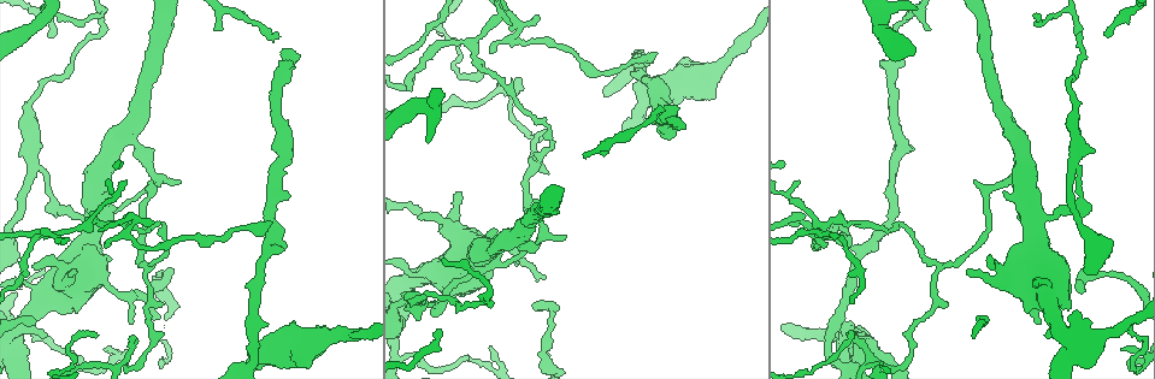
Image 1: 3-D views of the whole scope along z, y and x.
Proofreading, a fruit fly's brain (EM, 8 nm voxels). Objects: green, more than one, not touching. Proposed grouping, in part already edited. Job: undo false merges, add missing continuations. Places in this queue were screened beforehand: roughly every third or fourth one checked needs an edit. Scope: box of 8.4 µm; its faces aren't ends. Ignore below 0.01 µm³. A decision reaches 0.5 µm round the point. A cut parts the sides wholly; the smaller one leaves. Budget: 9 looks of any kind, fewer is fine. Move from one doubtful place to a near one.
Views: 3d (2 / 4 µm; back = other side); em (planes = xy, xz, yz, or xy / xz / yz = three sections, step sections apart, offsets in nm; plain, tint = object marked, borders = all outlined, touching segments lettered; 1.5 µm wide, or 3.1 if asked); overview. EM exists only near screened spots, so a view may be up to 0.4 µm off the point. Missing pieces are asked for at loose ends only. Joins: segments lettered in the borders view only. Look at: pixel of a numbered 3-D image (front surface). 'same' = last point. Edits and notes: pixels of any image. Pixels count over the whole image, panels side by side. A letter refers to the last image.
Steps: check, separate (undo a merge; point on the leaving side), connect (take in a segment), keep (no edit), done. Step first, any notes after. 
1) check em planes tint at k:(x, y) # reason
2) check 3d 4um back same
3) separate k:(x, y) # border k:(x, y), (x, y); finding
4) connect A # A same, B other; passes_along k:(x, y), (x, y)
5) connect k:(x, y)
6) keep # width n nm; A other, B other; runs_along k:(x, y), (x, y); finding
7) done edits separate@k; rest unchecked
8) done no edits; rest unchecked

check em planes plain at 1:(117, 291) # thick turns thin

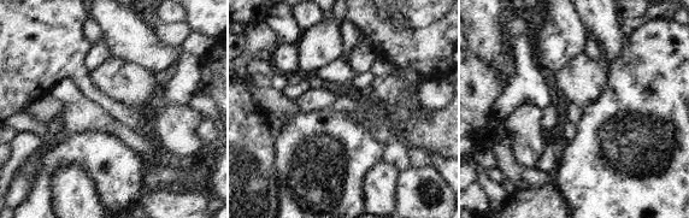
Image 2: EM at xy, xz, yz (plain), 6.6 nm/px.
check em planes borders same

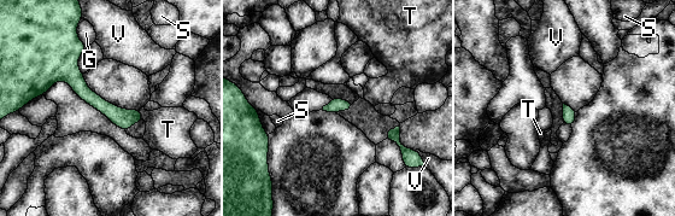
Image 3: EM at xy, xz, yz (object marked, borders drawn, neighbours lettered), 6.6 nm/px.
keep # longest_contact G 120 nm; G other, S other, T other, V other; border 3:(139, 110), (144, 120); continuous, no second neuron

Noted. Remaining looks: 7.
check em xy step 4 borders at 1:(1129, 320) # abrupt turn

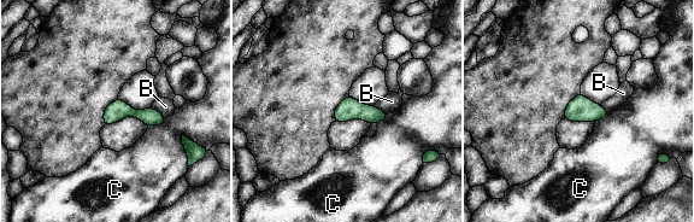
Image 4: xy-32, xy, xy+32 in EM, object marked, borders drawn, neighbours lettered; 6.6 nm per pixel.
keep # B other, C other; runs_along 4:(106, 115), (134, 112), (162, 121); all the same neuron

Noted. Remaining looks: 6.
check em planes borders at 1:(1033, 16) # free end

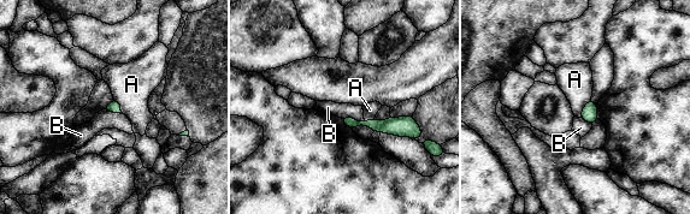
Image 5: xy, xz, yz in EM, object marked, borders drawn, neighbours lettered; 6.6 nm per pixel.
keep # A other, B other; runs_along 5:(346, 119), (375, 125), (413, 125); no lettered segment goes on from it

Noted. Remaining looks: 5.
check 3d 4um at 1:(127, 181) # thin end

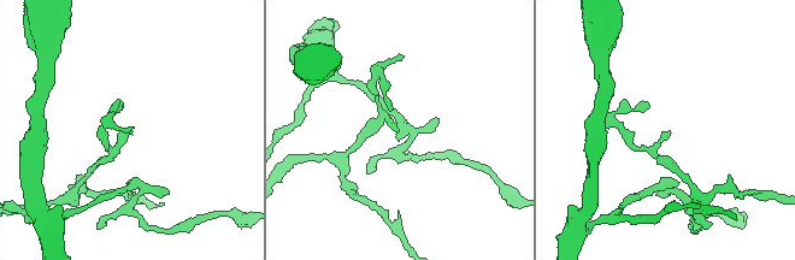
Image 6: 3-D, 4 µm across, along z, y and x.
check em planes borders at 6:(670, 132) # now the EM

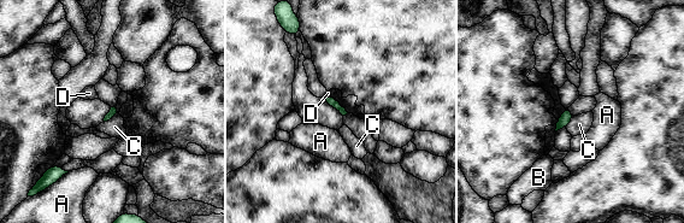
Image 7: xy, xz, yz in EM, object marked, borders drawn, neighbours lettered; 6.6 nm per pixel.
keep # A other, B other, C other, D other; none of them fits

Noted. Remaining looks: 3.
done no edits; rest unchecked

